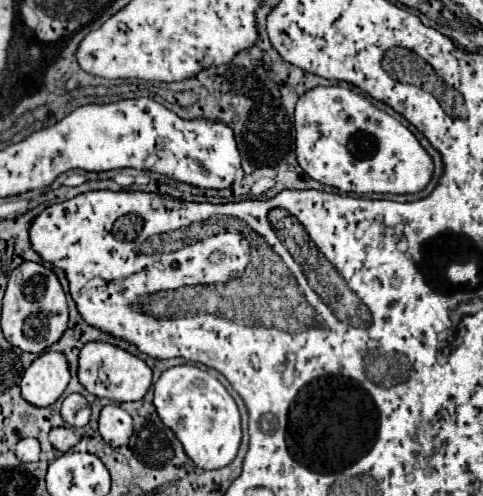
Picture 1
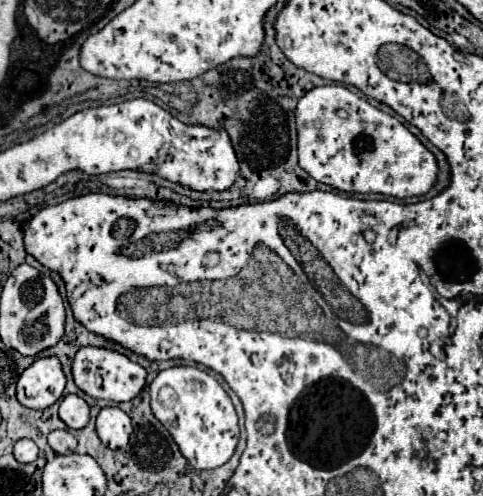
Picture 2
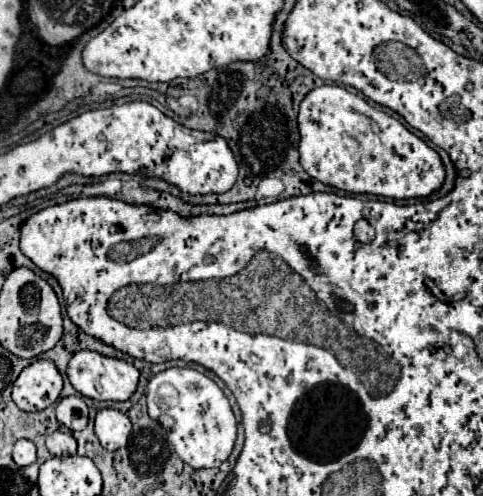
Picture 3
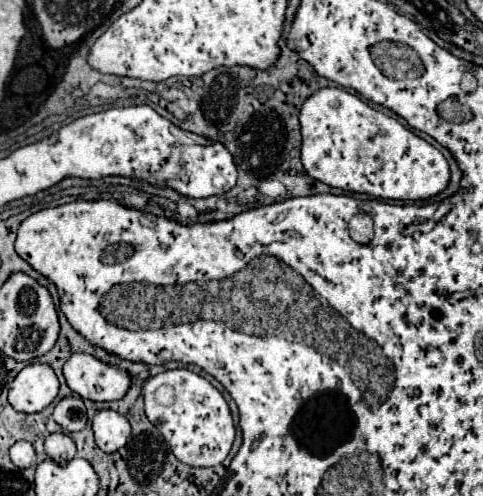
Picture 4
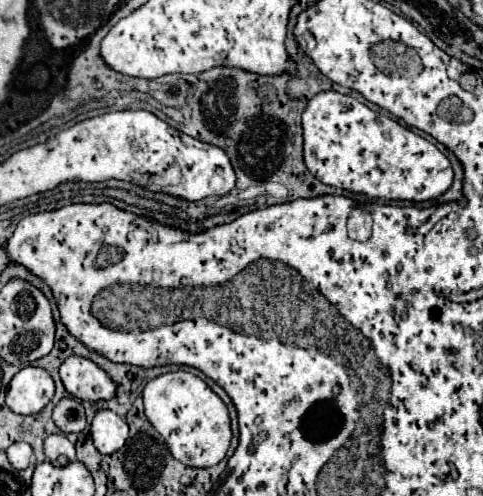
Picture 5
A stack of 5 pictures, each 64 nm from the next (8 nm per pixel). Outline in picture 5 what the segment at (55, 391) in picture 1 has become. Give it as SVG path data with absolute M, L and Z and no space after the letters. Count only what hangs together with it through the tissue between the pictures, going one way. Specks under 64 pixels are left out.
M40 366L22 368L8 384L6 404L16 414L38 414L54 396L54 380Z

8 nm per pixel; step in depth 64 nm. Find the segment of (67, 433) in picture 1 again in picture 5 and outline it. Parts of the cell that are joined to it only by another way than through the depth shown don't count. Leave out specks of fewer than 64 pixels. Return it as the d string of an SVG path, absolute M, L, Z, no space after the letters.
M52 434L44 440L44 452L46 458L54 466L66 466L72 460L76 460L76 450L74 444L66 438L66 434Z

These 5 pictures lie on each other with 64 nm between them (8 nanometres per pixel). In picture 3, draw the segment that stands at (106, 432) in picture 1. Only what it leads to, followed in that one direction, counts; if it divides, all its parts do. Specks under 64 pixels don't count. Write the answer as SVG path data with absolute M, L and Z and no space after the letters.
M104 408L96 414L94 430L96 430L96 436L98 436L100 444L106 450L114 452L114 450L128 444L132 424L130 424L130 420L124 412L114 410L114 408Z

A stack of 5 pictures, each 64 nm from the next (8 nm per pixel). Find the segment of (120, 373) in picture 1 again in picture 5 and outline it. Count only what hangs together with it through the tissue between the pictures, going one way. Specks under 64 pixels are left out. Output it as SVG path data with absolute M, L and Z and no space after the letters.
M70 356L64 360L60 366L60 378L66 390L80 400L98 402L116 398L118 382L112 380L112 376L104 372L96 362L84 360L82 356Z

